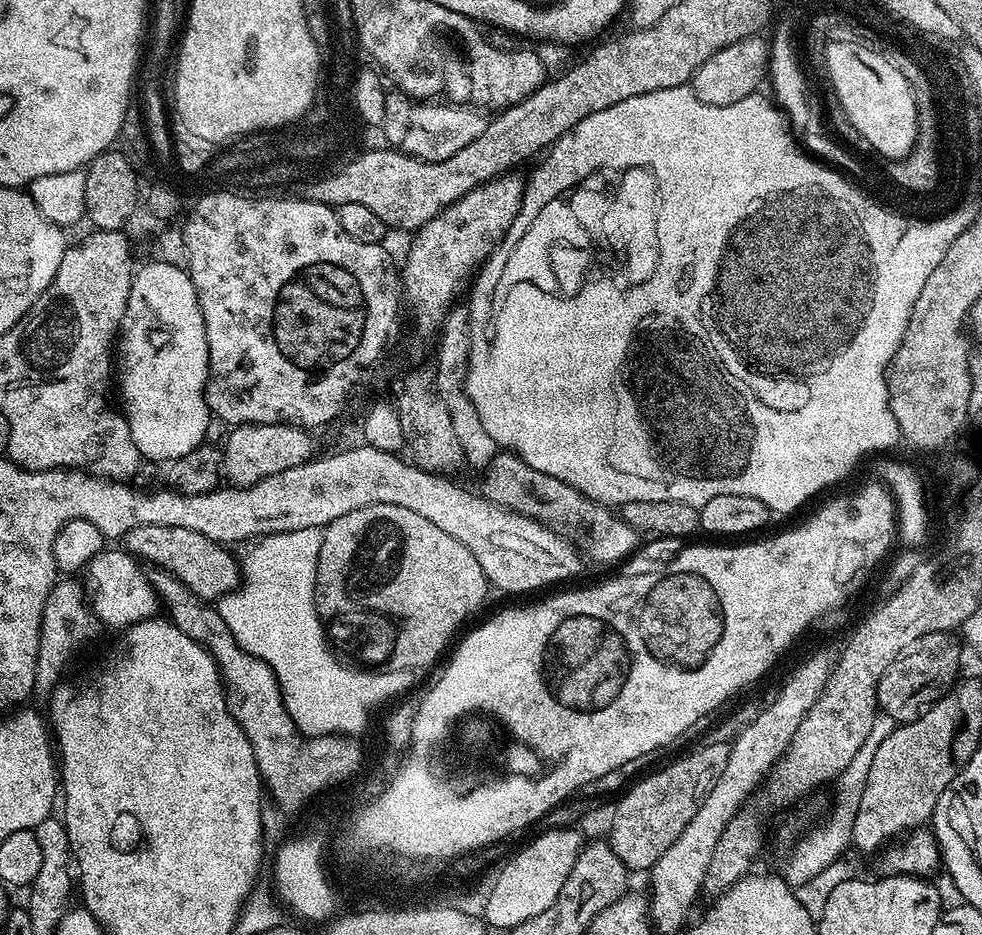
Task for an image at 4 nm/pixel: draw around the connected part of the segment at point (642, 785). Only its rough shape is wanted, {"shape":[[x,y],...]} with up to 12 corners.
{"shape":[[727,743],[637,779],[610,843],[650,870],[686,830],[728,761]]}

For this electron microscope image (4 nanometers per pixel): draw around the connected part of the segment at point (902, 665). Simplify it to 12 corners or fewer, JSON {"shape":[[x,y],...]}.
{"shape":[[926,634],[876,687],[883,715],[916,720],[957,683],[961,641]]}

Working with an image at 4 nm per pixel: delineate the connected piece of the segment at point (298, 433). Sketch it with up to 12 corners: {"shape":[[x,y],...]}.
{"shape":[[241,424],[222,444],[229,485],[249,488],[313,459],[311,431]]}

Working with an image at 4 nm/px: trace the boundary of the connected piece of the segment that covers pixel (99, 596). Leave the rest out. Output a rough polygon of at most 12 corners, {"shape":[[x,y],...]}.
{"shape":[[106,548],[86,569],[103,625],[151,619],[160,601],[131,553]]}

